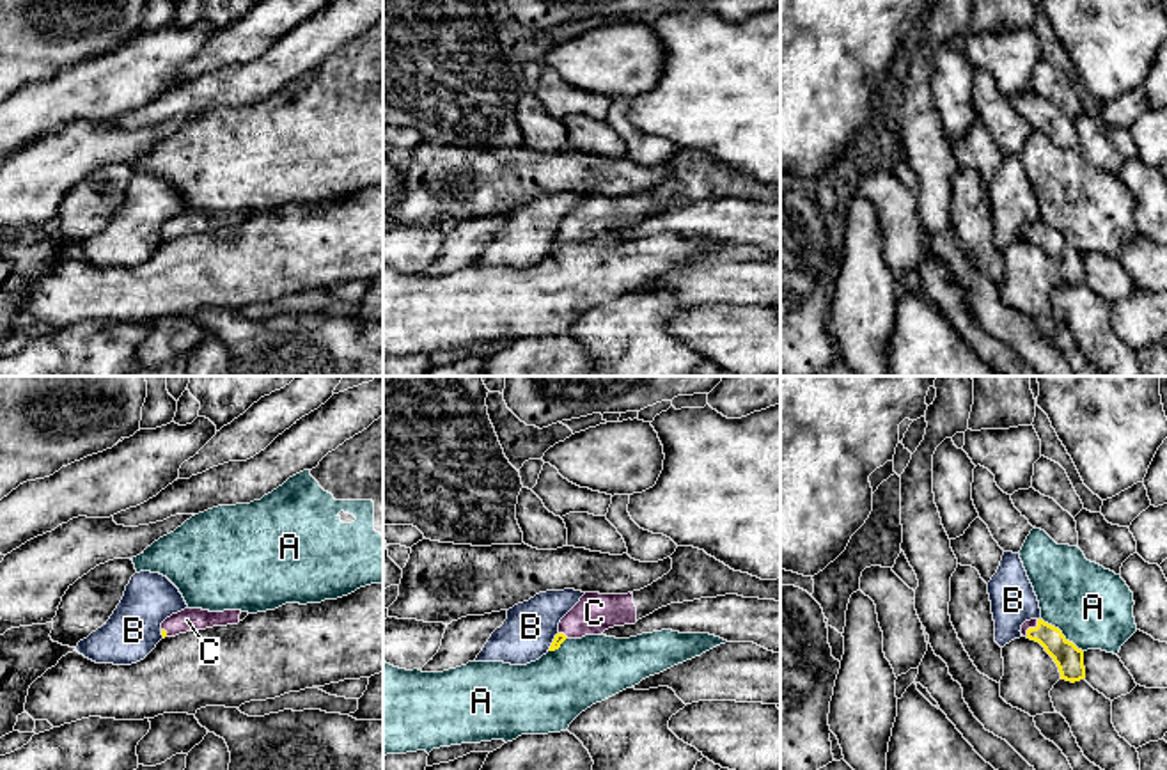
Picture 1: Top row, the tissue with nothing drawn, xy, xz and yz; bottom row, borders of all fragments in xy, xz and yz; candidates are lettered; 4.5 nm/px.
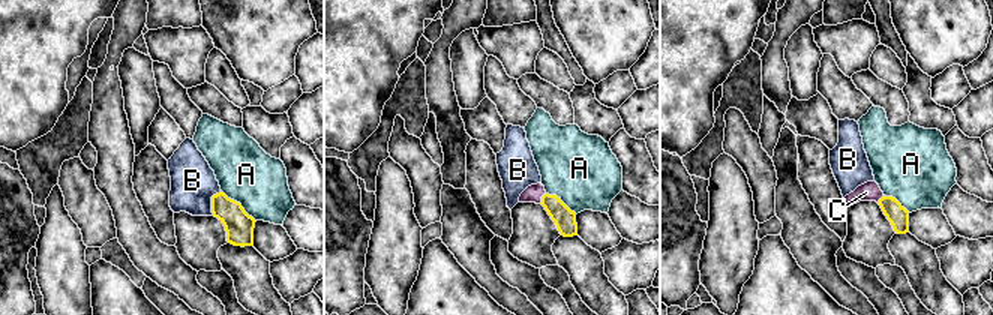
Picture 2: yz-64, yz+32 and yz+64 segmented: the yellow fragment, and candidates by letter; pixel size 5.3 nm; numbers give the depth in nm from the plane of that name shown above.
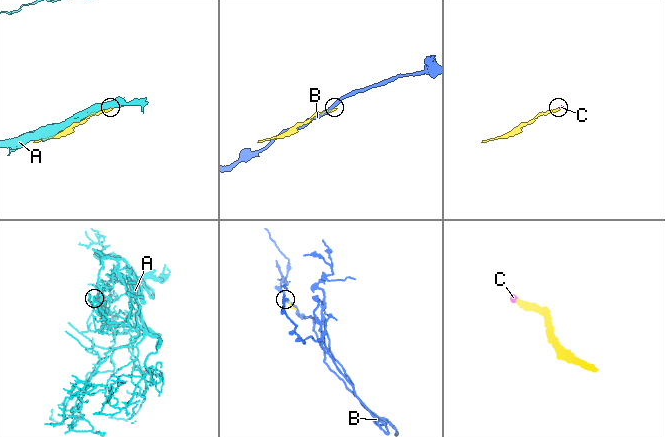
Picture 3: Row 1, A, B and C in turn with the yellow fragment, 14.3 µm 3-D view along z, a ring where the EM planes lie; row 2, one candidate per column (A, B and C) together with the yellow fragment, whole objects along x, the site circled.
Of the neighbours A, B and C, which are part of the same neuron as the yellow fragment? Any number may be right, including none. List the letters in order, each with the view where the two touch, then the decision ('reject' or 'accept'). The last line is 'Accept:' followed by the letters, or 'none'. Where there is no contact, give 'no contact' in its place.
A: contact in yz; reject
B: contact in xz; reject
C: contact in yz; accept
Accept: C

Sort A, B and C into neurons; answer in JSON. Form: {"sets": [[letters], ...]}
{"sets": [["A"], ["B"], ["C"]]}

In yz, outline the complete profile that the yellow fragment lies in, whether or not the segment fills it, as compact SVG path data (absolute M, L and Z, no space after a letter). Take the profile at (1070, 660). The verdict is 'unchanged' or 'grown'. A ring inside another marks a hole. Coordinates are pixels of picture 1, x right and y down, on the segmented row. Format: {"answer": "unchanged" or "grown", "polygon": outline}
{"answer": "grown", "polygon": "M1030 619L1022 625L1020 632L1045 648L1057 664L1061 680L1075 683L1085 678L1084 651L1069 642L1059 628L1043 619Z"}

